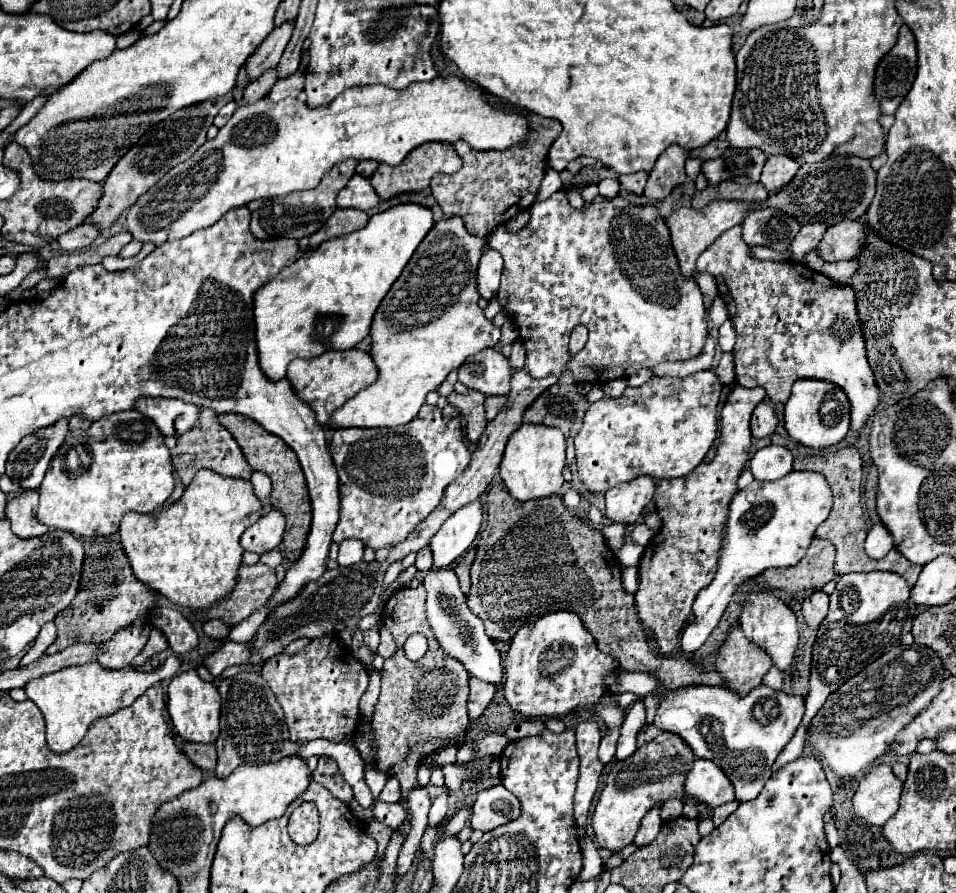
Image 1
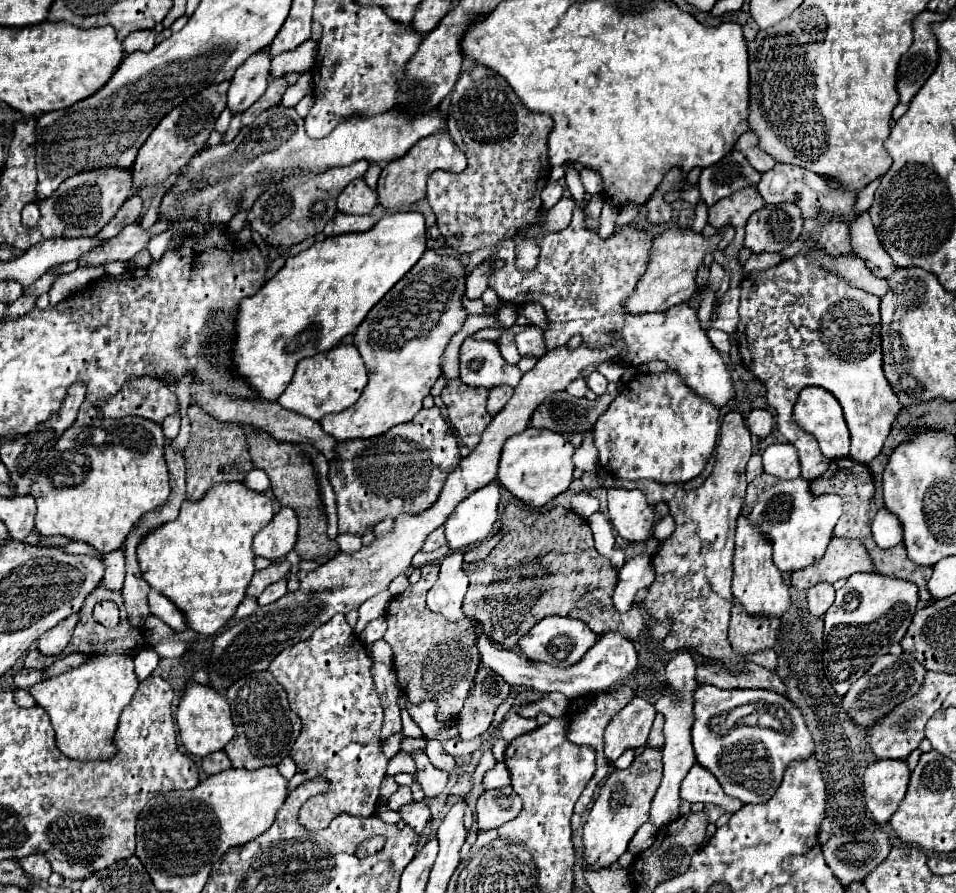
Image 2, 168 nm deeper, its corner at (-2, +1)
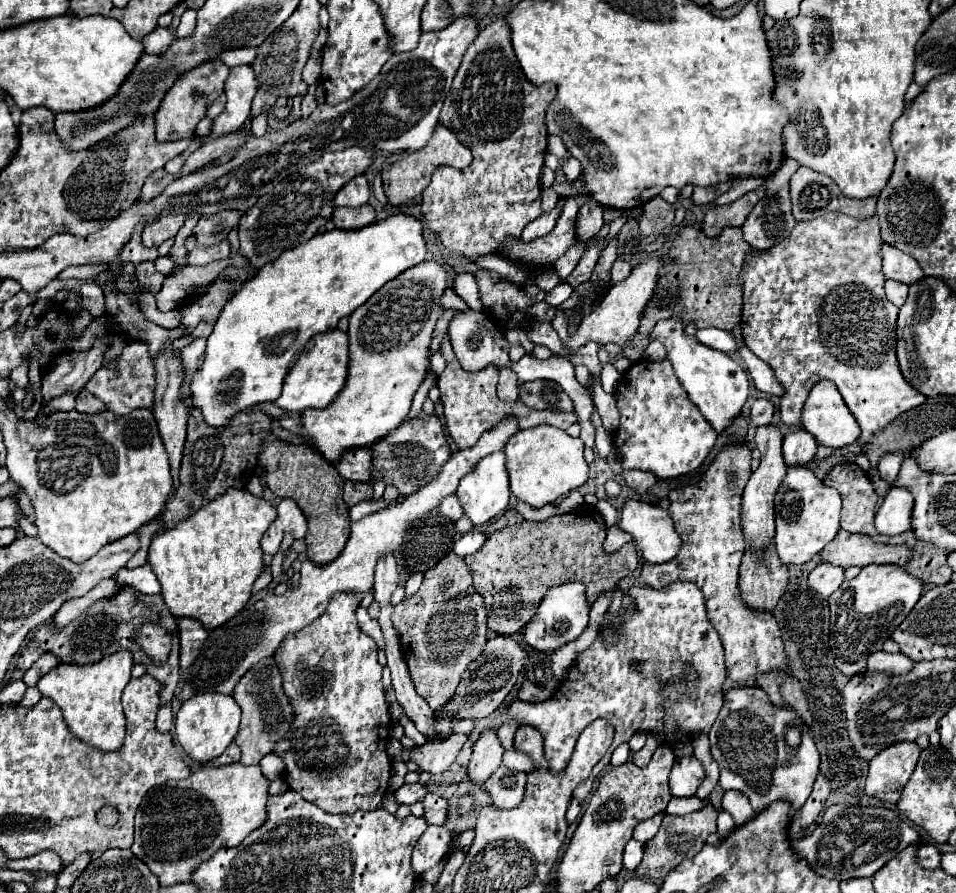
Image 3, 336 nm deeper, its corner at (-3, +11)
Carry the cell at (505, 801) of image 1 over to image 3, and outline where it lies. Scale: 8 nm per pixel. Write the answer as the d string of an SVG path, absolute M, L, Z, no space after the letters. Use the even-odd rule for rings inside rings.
M500 766L488 780L486 790L492 798L492 806L498 810L512 810L524 798L526 774L524 772L510 772L508 768Z

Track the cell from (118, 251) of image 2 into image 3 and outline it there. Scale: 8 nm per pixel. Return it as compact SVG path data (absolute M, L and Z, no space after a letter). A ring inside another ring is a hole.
M182 214L158 216L156 220L152 220L152 222L148 222L148 224L144 226L144 230L142 230L142 244L144 244L146 248L160 246L164 240L174 238L182 224L184 224L184 216L182 216Z

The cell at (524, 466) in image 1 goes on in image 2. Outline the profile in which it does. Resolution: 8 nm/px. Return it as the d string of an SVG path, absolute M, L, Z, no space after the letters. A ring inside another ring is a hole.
M527 428L517 436L511 436L501 452L497 480L521 502L539 508L565 492L573 482L573 452L575 448L567 438L551 430Z

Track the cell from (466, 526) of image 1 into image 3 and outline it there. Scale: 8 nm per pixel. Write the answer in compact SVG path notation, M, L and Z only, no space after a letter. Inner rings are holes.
M500 450L500 452L486 456L472 472L468 472L460 480L460 486L456 490L456 498L458 498L464 514L474 524L474 528L484 526L486 522L490 522L492 518L496 518L498 514L502 514L506 510L508 498L510 498L510 486L508 486L506 476L508 474L506 474L506 468L504 468L504 452Z

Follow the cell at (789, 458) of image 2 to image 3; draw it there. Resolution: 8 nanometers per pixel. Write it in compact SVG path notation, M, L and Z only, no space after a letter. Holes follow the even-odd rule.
M796 430L784 436L782 456L788 466L806 466L816 452L816 440L806 430Z

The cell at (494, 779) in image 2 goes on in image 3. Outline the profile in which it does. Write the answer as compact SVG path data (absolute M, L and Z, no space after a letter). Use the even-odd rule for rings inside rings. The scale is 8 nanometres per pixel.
M506 750L502 756L502 766L506 766L508 770L522 770L528 772L528 768L532 768L532 762L528 762L528 758L522 752L516 750Z

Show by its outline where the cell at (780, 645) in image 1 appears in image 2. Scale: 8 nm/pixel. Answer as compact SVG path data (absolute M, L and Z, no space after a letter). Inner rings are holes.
M745 516L737 520L735 534L735 558L733 558L733 596L743 604L749 614L755 616L781 616L789 606L789 588L783 584L783 576L773 564L771 542L761 530Z

